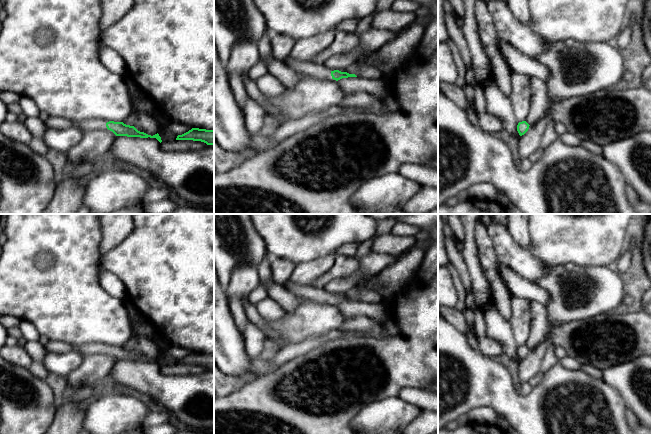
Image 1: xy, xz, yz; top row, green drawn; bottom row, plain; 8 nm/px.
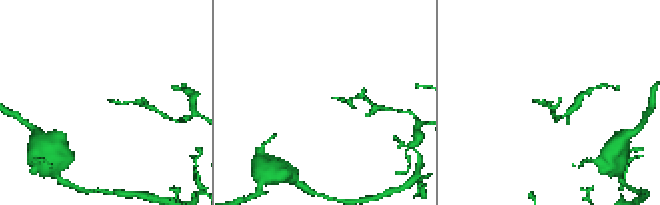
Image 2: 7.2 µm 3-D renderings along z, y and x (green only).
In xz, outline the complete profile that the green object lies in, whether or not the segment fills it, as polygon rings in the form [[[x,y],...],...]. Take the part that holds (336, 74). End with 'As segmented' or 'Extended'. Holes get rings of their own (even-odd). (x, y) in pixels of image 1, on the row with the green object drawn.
[[[339,70],[331,71],[332,79],[338,81],[342,78],[357,77],[355,74],[349,74],[347,72],[341,72]]]. As segmented

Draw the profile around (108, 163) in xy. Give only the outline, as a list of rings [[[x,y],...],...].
[[[106,157],[98,163],[98,167],[96,170],[91,173],[81,177],[81,183],[86,186],[90,180],[98,175],[100,172],[106,169],[125,169],[125,170],[135,170],[137,167],[131,163],[114,159],[112,157]]]

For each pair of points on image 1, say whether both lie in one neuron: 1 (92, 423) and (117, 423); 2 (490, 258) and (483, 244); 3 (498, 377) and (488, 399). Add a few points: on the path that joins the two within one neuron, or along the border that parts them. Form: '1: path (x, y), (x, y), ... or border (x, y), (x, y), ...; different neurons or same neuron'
1: path (98, 423), (111, 423); same neuron
2: path (487, 255), (485, 247); same neuron
3: path (493, 382), (488, 387), (488, 394); same neuron

